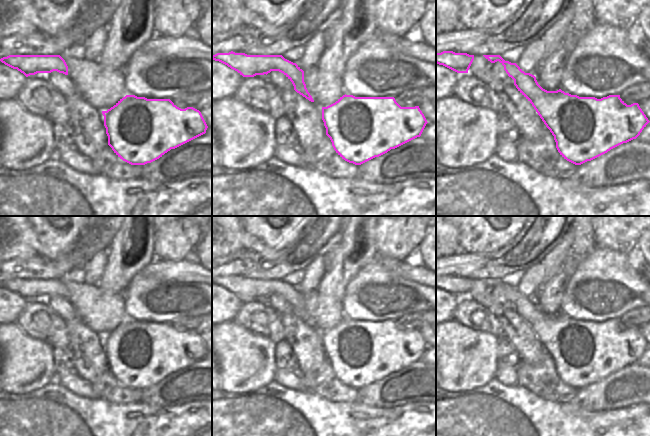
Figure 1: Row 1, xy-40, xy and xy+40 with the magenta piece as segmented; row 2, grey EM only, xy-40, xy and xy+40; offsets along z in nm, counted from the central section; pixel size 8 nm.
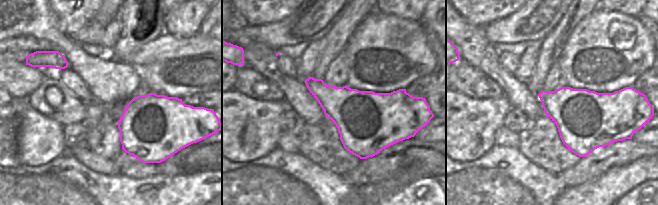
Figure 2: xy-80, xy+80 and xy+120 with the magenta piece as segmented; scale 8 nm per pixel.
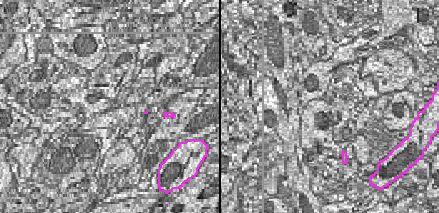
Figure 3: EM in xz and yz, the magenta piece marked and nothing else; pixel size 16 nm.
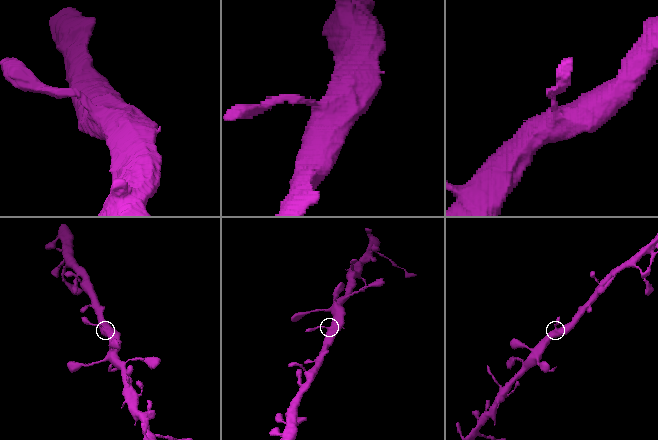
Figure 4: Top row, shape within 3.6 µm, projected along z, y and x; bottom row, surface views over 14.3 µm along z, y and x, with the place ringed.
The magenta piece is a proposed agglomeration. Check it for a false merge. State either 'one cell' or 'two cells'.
one cell

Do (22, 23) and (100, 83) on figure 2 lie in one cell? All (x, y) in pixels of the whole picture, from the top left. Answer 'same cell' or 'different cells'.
same cell

